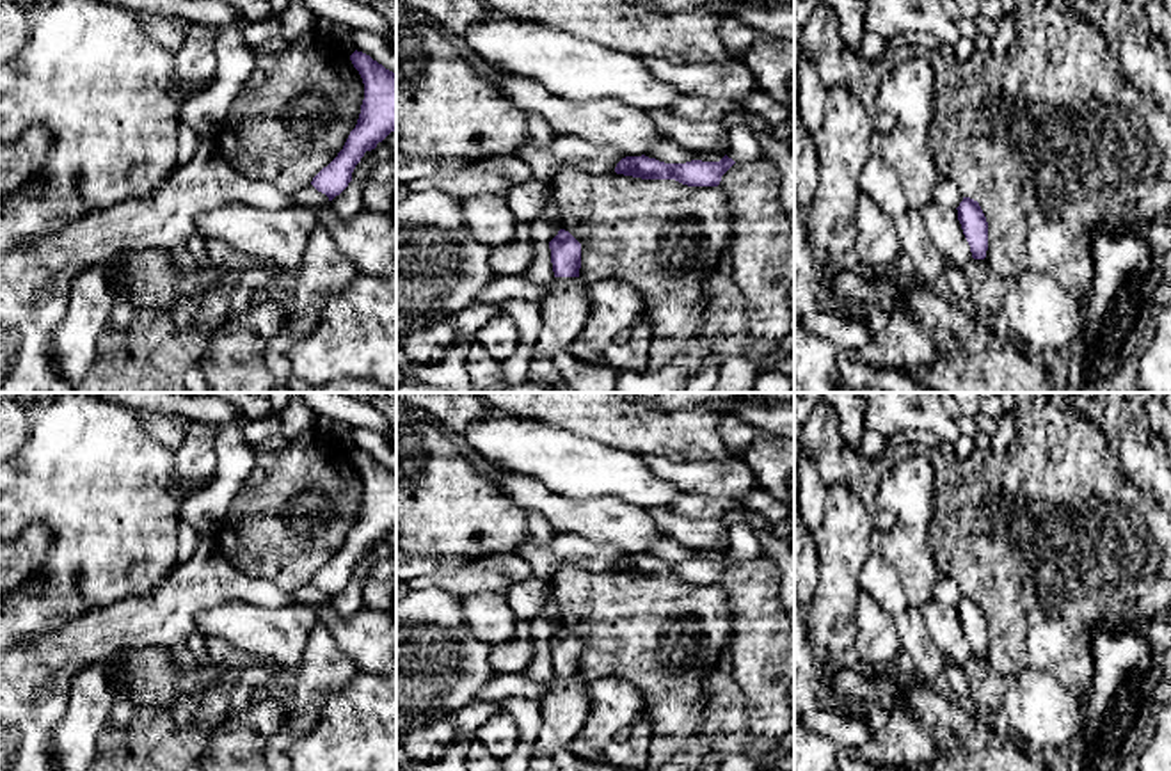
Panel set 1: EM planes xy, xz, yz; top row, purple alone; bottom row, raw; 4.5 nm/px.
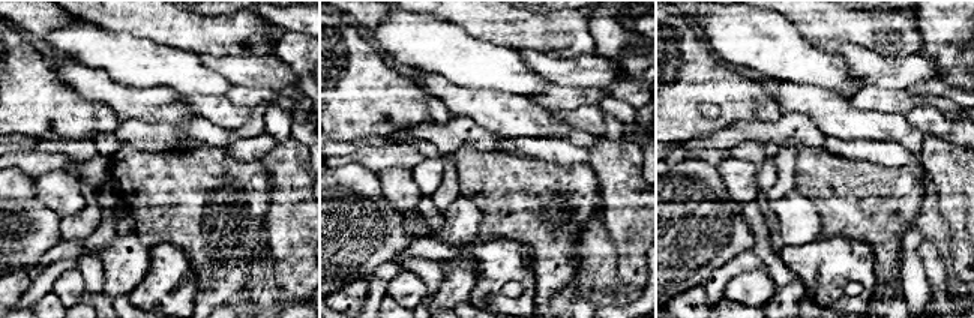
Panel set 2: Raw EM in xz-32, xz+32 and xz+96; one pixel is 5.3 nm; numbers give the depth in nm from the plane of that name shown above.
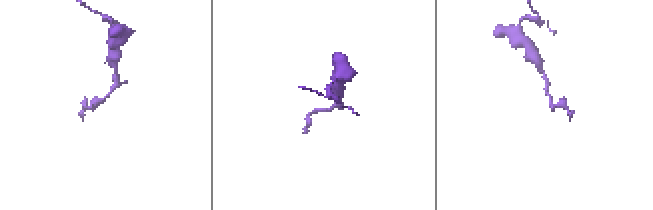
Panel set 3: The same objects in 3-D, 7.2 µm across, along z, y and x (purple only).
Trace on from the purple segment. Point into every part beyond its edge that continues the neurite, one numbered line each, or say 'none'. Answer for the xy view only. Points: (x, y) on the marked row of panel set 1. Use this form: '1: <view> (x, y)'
none

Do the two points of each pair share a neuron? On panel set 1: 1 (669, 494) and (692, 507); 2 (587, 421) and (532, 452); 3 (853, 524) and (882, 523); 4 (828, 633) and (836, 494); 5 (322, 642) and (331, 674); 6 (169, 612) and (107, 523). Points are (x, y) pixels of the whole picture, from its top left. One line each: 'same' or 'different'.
1: different
2: different
3: different
4: same
5: same
6: different

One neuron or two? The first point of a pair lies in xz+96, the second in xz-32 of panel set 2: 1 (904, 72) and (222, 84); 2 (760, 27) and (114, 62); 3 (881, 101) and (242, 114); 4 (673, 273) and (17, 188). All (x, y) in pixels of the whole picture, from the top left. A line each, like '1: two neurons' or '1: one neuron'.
1: two neurons
2: one neuron
3: two neurons
4: one neuron

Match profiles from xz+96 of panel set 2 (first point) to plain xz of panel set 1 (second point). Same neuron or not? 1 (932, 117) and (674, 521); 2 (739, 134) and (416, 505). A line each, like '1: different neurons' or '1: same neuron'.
1: same neuron
2: different neurons

